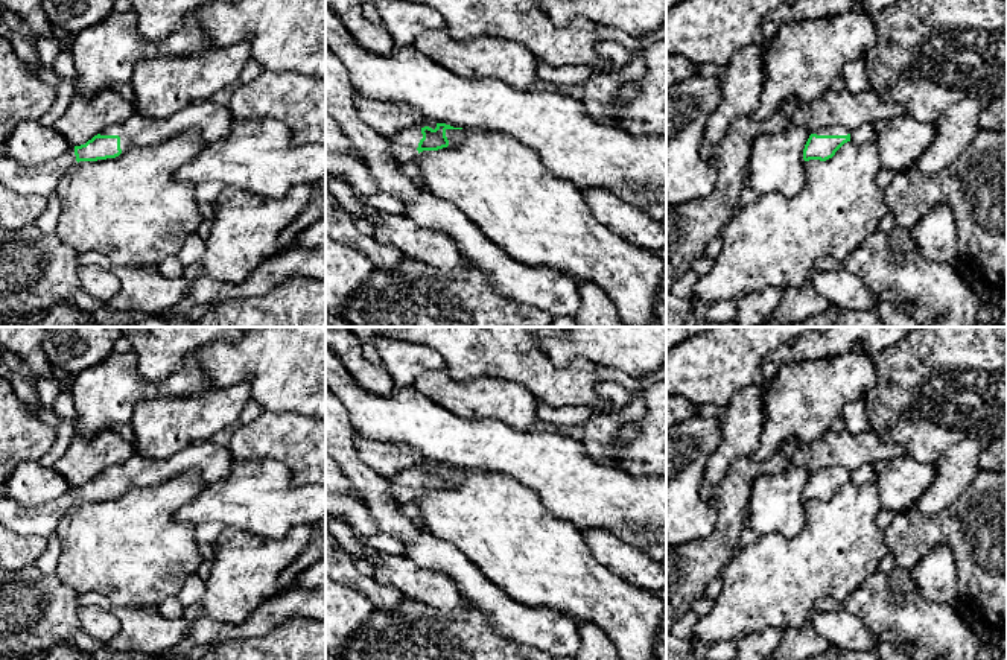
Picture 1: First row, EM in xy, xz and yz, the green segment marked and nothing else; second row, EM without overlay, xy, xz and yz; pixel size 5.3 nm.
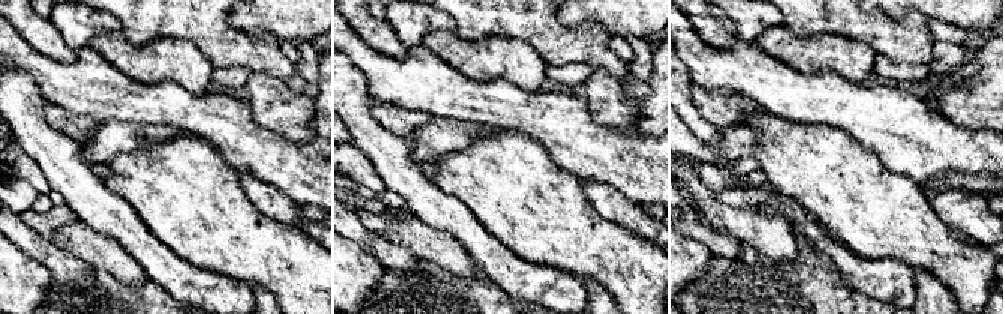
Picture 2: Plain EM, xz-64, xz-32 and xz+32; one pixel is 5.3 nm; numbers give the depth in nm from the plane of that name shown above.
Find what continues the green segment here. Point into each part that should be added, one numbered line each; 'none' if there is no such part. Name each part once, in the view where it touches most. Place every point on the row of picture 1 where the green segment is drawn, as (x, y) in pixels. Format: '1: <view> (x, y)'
1: xy (212, 119)
2: xz (403, 145)

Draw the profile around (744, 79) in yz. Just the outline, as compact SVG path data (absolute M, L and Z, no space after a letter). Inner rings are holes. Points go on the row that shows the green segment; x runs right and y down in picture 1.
M853 9L818 20L780 24L768 43L745 46L730 59L721 78L723 100L706 125L701 157L712 155L739 116L753 114L758 120L770 120L779 111L789 114L794 108L817 100L831 90L832 81L843 75L849 62L862 59L875 44L873 15Z

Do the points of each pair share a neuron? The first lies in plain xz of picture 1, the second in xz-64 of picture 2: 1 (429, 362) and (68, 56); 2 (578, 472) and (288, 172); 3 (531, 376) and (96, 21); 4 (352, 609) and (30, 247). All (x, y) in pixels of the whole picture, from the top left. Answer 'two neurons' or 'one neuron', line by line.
1: one neuron
2: one neuron
3: two neurons
4: two neurons

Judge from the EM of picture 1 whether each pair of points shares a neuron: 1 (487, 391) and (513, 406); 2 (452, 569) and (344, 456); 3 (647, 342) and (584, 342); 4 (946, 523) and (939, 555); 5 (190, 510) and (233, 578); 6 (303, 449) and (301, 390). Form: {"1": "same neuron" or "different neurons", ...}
{"1": "same neuron", "2": "same neuron", "3": "same neuron", "4": "different neurons", "5": "different neurons", "6": "different neurons"}

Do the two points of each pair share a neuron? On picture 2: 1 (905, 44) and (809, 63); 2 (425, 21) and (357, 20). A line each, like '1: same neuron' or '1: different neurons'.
1: different neurons
2: same neuron

